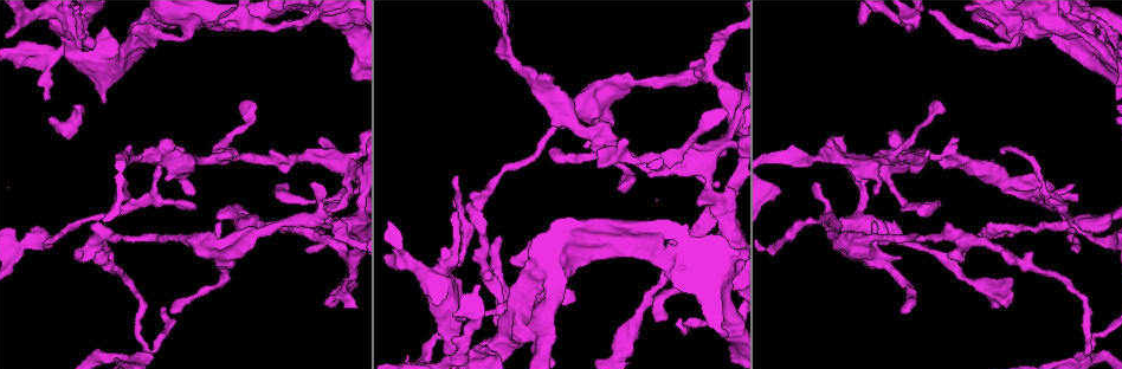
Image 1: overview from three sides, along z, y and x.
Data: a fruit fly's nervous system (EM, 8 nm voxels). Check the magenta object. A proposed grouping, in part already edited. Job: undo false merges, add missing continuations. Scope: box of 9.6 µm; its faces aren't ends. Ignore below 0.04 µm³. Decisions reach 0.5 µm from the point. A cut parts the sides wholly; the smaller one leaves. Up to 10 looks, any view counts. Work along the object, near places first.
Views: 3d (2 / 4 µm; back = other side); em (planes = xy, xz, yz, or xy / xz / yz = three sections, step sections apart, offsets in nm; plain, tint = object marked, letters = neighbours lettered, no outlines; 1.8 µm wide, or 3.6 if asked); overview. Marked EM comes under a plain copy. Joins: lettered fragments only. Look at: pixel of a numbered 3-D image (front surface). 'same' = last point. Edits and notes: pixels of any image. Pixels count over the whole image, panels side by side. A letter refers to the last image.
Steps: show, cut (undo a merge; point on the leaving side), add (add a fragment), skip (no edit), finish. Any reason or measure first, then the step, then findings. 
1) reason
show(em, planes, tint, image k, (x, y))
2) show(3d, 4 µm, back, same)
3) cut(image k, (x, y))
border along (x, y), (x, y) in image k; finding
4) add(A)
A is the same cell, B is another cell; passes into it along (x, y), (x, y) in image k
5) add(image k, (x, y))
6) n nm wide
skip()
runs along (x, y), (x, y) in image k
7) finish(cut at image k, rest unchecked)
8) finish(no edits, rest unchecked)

free end
show(em, xz, step 8, tint, image 1, (574, 297))

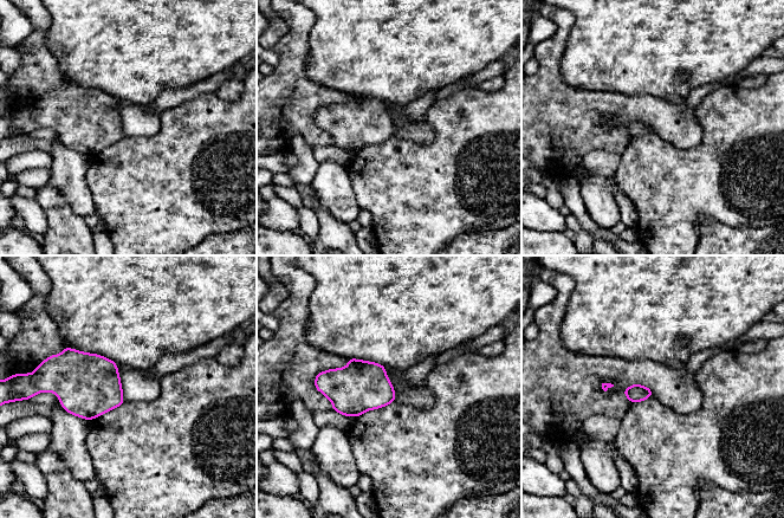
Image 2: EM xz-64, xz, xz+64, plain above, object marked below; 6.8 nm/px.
show(em, xz, step 8, letters, same)

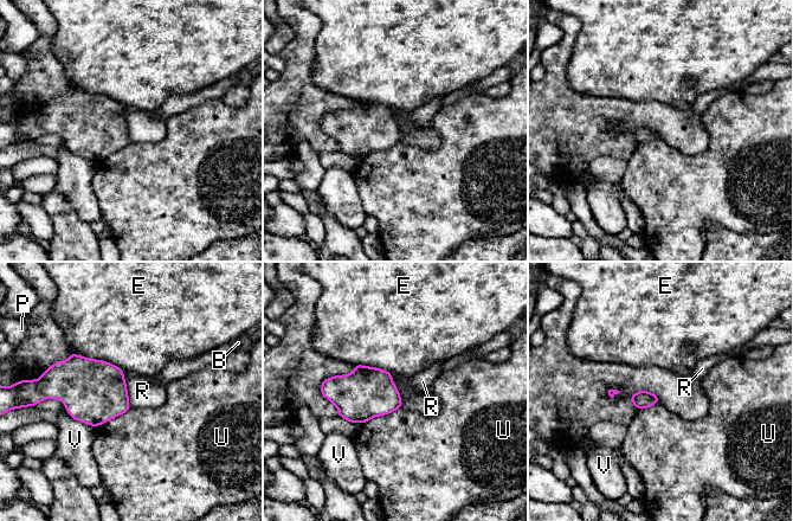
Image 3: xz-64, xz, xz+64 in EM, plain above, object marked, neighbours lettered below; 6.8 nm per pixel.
skip()
B, E, P, R, U and V are other cells; border along (124, 381), (128, 405), (130, 407) in image 3; no lettered fragment goes on from it

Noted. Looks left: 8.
an open end
show(em, yz, step 16, letters, image 1, (222, 21))

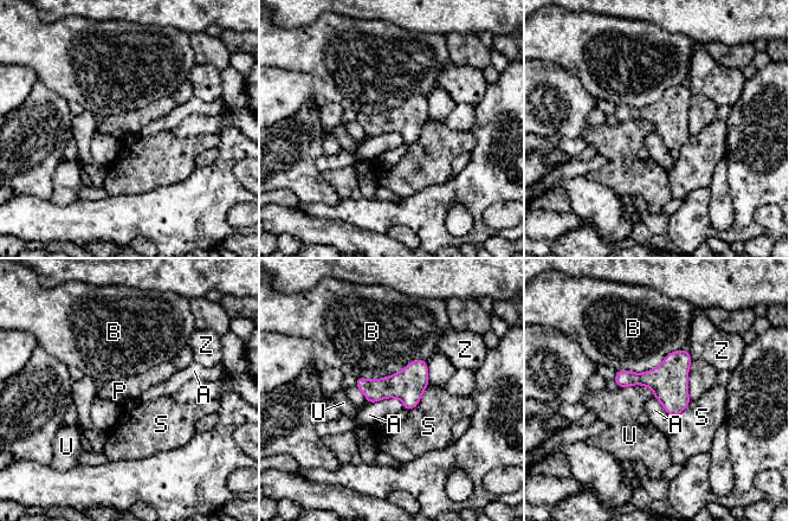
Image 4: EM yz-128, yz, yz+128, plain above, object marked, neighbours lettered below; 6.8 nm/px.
show(em, planes, letters, same)

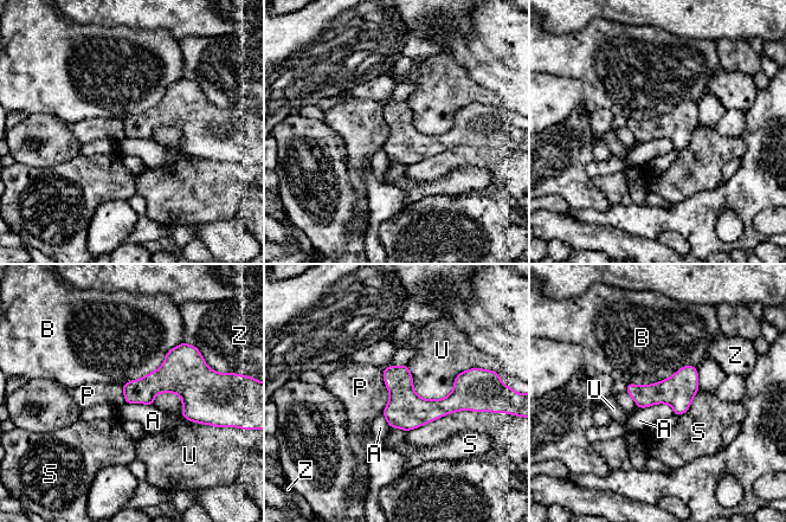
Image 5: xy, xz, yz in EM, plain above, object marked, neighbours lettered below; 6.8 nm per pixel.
skip()
A, B, P, S, U and Z are other cells; border along (640, 408), (668, 404), (675, 413) in image 5; no lettered fragment goes on from it

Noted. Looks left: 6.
side arm on a straight run
show(3d, 4 µm, image 1, (223, 156))

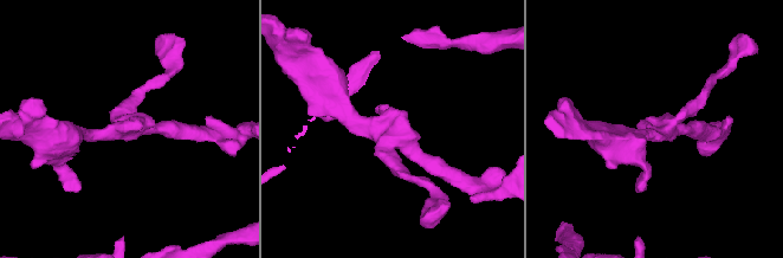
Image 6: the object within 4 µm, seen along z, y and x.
show(em, yz, step 8, tint, image 6, (127, 128))

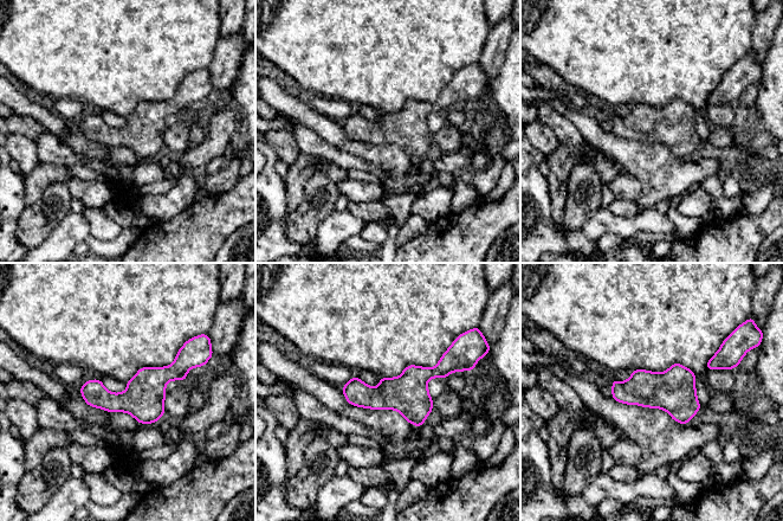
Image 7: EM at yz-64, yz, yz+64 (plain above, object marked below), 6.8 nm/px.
show(em, planes, letters, same)

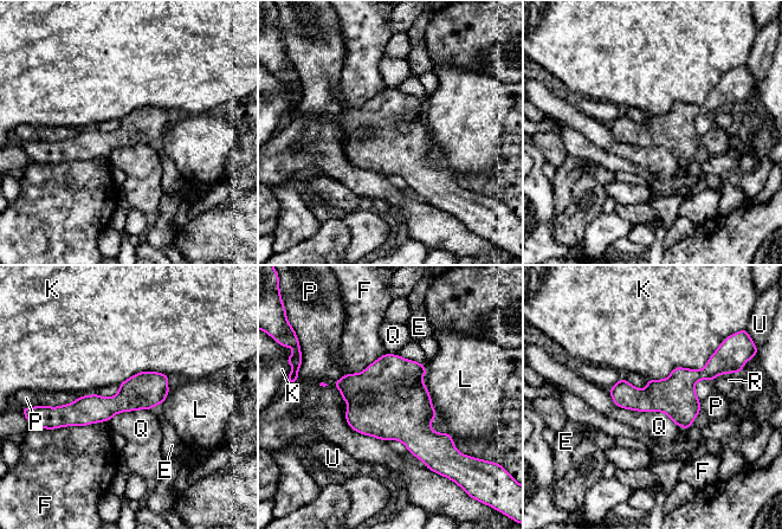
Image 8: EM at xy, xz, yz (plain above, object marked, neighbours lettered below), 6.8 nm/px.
skip()
E, F, K, L, P, Q, R and U are other cells; border along (608, 391), (687, 428) in image 8; continuous, no second cell

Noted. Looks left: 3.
branch point
show(3d, 4 µm, image 1, (541, 331))

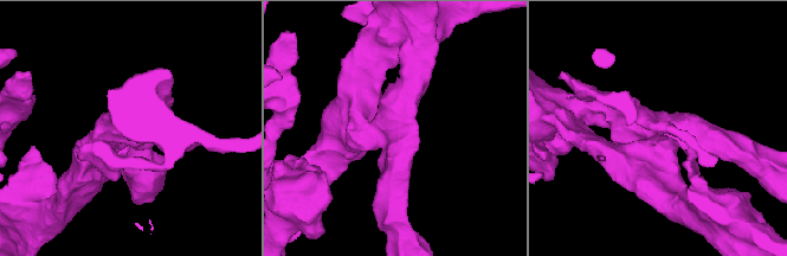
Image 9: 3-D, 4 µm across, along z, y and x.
show(em, planes, letters, image 9, (391, 127))

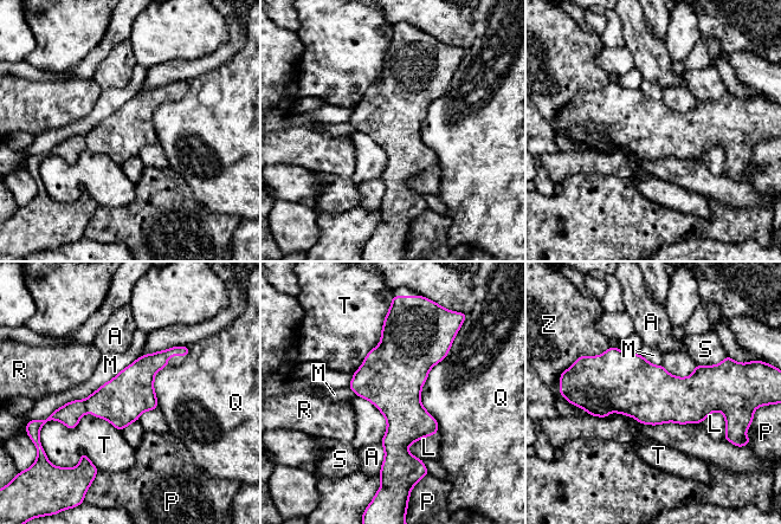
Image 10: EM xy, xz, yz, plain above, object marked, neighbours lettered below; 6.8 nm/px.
skip()
A, L, M, P, Q, R, S, T and Z are other cells; runs along (184, 351), (153, 362), (114, 401), (59, 412) in image 10; continuous, no second cell

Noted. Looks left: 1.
finish(no edits, rest unchecked)

